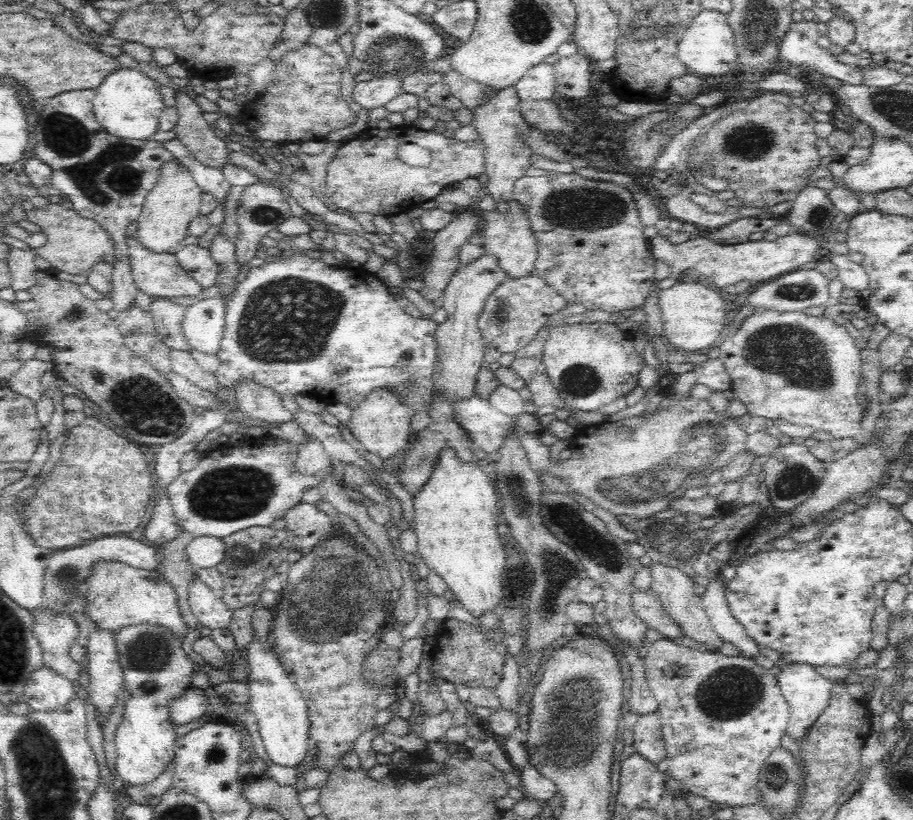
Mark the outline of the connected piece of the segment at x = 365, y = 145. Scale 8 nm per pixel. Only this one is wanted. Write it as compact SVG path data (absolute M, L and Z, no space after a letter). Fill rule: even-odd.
M439 120L436 127L428 132L417 129L415 126L401 125L389 130L380 130L378 127L369 127L354 139L348 141L342 148L336 151L336 156L327 164L324 185L316 187L320 193L330 200L340 212L347 210L348 213L382 215L387 218L398 214L410 213L410 210L422 203L434 200L441 190L452 183L462 182L468 178L481 178L486 174L486 148L482 138L460 142L453 137L448 138L446 131L450 128L447 122ZM404 144L416 144L424 148L431 155L431 164L425 168L410 166L398 157L400 148Z

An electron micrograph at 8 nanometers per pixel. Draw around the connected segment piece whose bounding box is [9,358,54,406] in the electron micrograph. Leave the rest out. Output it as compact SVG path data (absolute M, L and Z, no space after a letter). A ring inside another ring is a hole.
M35 358L27 361L20 372L16 372L10 380L9 387L16 393L28 397L36 404L42 402L42 398L47 394L40 386L40 378L47 372L54 371L52 361L44 361Z

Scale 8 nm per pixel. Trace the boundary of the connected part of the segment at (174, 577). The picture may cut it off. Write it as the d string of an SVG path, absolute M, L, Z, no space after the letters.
M181 529L175 540L162 547L164 550L164 562L161 564L162 571L160 574L164 579L172 584L179 597L180 607L183 609L184 621L188 624L189 631L194 628L201 628L198 619L190 613L188 606L188 584L192 582L194 568L190 567L186 555L187 543L192 540L192 535Z

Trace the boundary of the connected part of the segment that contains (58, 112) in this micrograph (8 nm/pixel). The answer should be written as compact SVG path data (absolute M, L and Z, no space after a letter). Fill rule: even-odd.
M90 90L81 92L68 92L59 95L56 99L50 99L51 102L44 108L44 112L40 114L40 122L38 128L34 130L34 138L36 138L36 158L47 164L51 168L51 177L49 190L54 198L66 198L72 203L73 210L83 218L97 221L114 239L114 249L116 249L116 257L118 262L114 264L114 308L119 314L128 314L134 304L136 304L136 296L139 290L135 287L130 262L127 261L127 244L125 234L127 228L133 222L140 219L143 212L144 204L148 194L156 188L158 178L160 178L160 168L168 162L179 162L162 143L156 140L123 140L118 136L113 136L105 131L100 123L96 121L93 112L93 101L95 93Z

